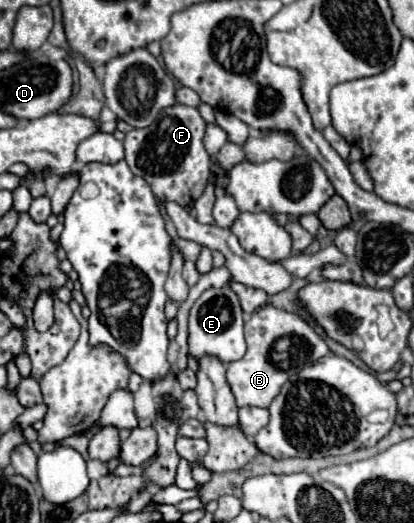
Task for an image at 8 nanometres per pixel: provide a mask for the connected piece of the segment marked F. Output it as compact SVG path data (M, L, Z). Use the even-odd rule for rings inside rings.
M173 104L169 108L163 108L151 126L133 128L125 134L125 162L129 164L133 174L145 178L159 200L193 208L193 202L203 194L211 174L211 158L207 156L207 150L203 146L203 136L205 120L197 112L197 108Z

